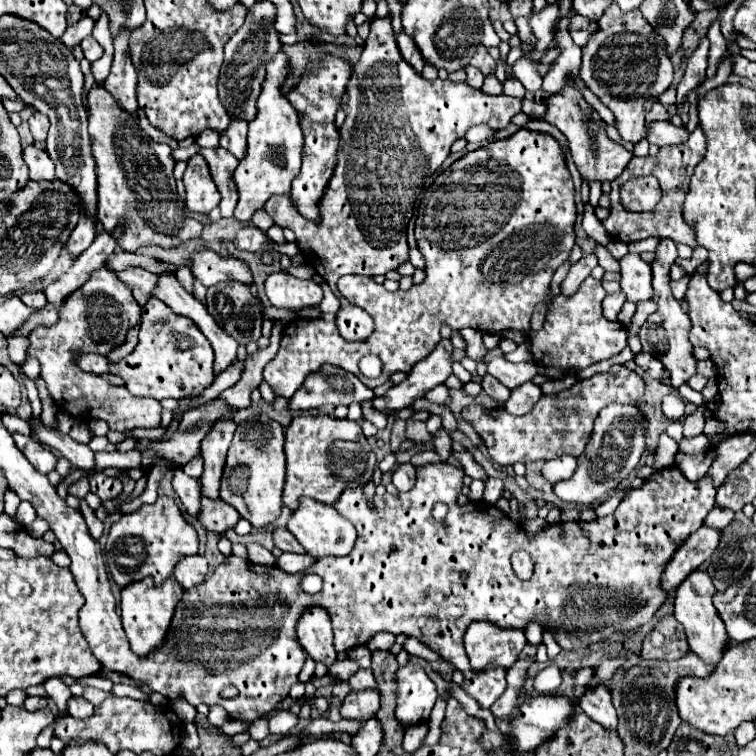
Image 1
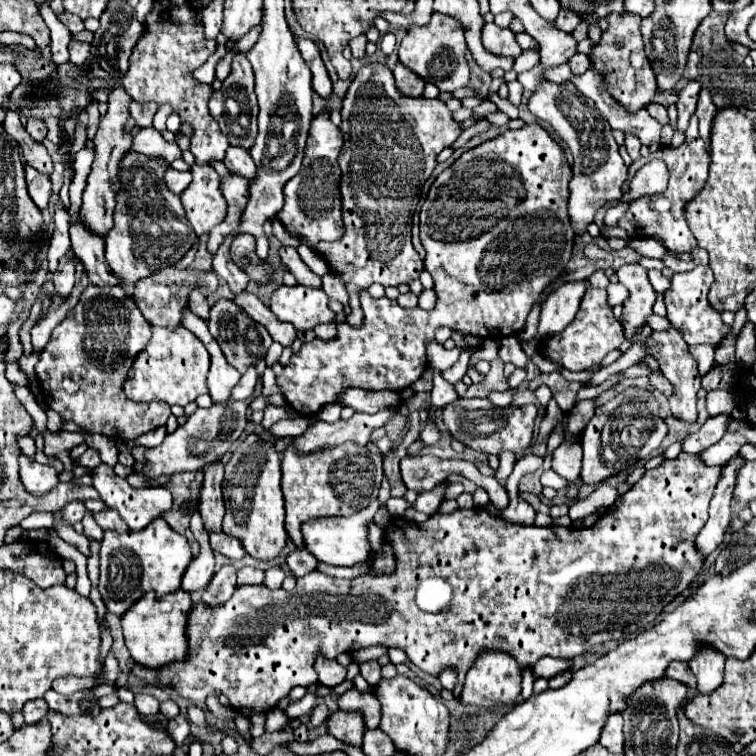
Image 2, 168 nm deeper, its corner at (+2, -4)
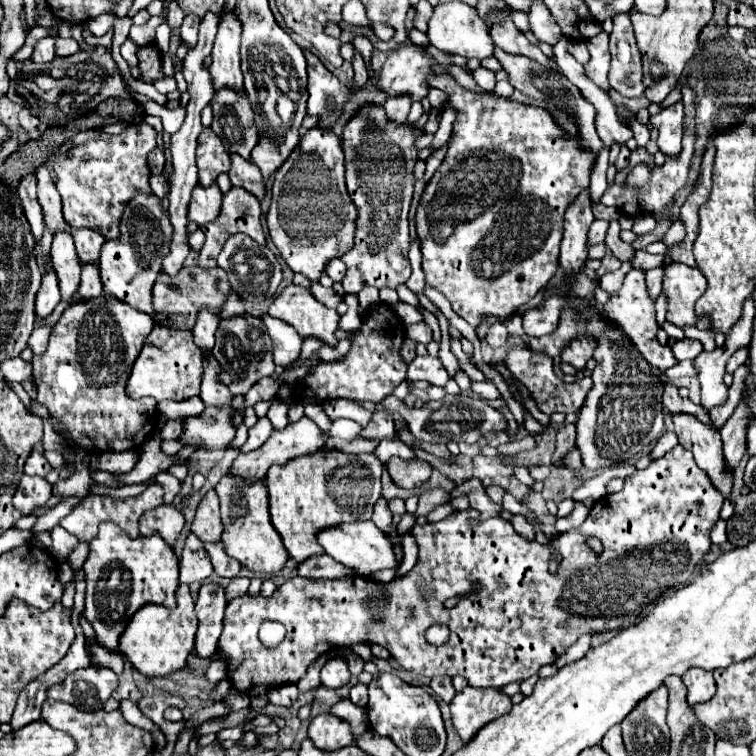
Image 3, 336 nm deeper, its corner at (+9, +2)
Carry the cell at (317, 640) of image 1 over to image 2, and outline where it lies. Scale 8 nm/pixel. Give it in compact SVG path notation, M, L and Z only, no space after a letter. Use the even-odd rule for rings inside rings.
M318 657L314 667L316 667L316 673L318 673L318 681L326 687L336 687L346 679L346 667L342 667L338 661Z

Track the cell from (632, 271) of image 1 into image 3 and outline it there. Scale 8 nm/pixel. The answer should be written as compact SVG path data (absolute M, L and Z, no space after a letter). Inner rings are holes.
M631 269L627 275L625 275L625 281L623 281L623 287L617 295L611 297L611 301L603 307L605 309L605 315L611 315L611 319L615 319L615 323L619 323L619 327L623 327L623 333L631 339L631 343L639 349L639 353L659 371L665 371L667 367L673 367L677 361L671 353L669 347L663 347L657 343L655 335L659 331L657 327L657 321L655 321L655 307L653 307L653 301L647 293L647 287L645 287L645 273L639 271L639 269Z

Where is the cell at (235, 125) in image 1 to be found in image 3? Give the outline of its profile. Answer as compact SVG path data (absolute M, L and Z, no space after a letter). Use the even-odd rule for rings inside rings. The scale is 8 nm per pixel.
M231 155L229 177L235 187L243 187L249 193L253 193L257 199L263 199L265 183L263 183L259 167L255 167L251 161L243 159L241 155Z

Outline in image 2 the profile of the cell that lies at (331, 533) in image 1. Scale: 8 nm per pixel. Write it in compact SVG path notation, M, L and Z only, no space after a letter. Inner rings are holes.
M376 499L366 507L362 513L350 515L350 517L330 517L330 519L318 519L318 521L308 521L302 525L306 549L314 553L314 557L322 563L330 565L342 565L342 567L352 567L358 563L366 563L372 555L372 545L368 541L368 525L372 523L372 517L376 509L380 508L380 503Z

